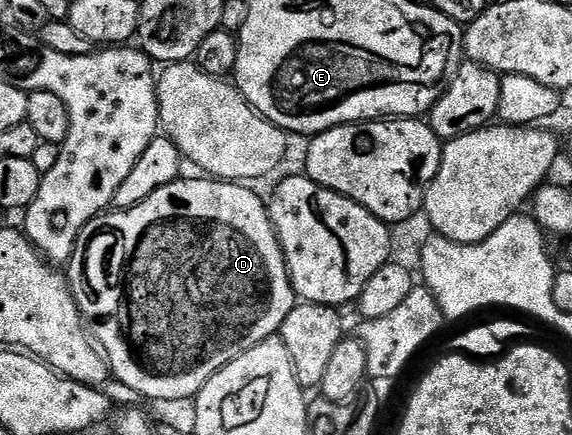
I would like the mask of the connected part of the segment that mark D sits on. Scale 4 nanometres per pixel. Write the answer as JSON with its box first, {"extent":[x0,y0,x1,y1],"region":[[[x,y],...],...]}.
{"extent":[66,177,298,403],"region":[[[181,177],[176,182],[170,185],[162,185],[162,189],[158,189],[154,193],[150,193],[150,197],[146,197],[138,205],[133,207],[125,207],[123,209],[112,209],[103,215],[97,215],[96,218],[90,220],[85,227],[80,230],[80,236],[76,242],[76,248],[72,254],[72,258],[66,267],[66,278],[68,280],[68,286],[72,289],[72,296],[74,301],[78,305],[80,314],[84,316],[84,322],[95,342],[98,344],[104,356],[108,358],[108,365],[111,374],[114,379],[117,379],[124,387],[129,387],[132,391],[137,391],[140,395],[145,395],[148,399],[161,399],[164,403],[176,403],[179,399],[191,400],[196,396],[201,389],[206,385],[206,381],[210,381],[210,377],[214,377],[214,373],[218,373],[226,366],[230,361],[234,361],[242,353],[246,353],[250,349],[254,349],[254,345],[258,345],[263,339],[271,339],[277,334],[282,325],[282,321],[286,321],[286,317],[290,313],[290,309],[294,309],[298,302],[298,296],[296,291],[292,288],[292,282],[288,279],[288,266],[284,260],[284,254],[280,248],[280,242],[276,236],[276,230],[272,224],[272,218],[268,216],[268,208],[265,200],[260,200],[254,192],[251,191],[251,186],[241,185],[236,181],[221,181],[211,177],[199,177],[200,179],[187,179],[187,177]]]}

